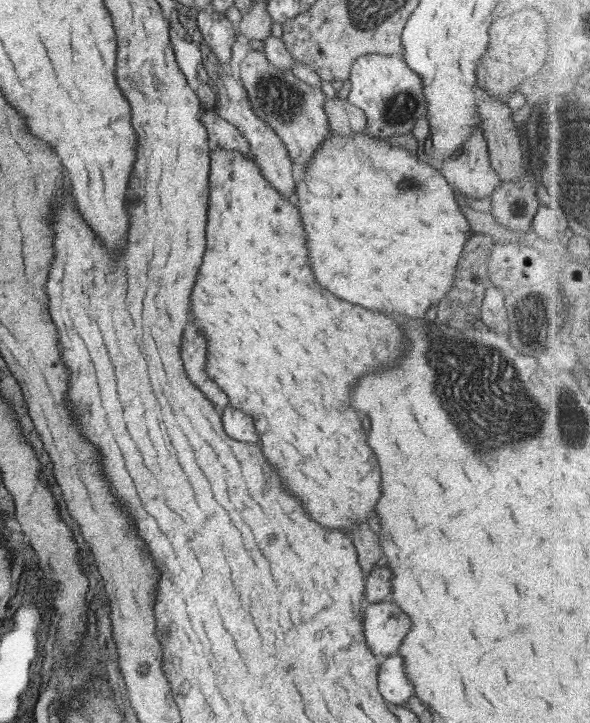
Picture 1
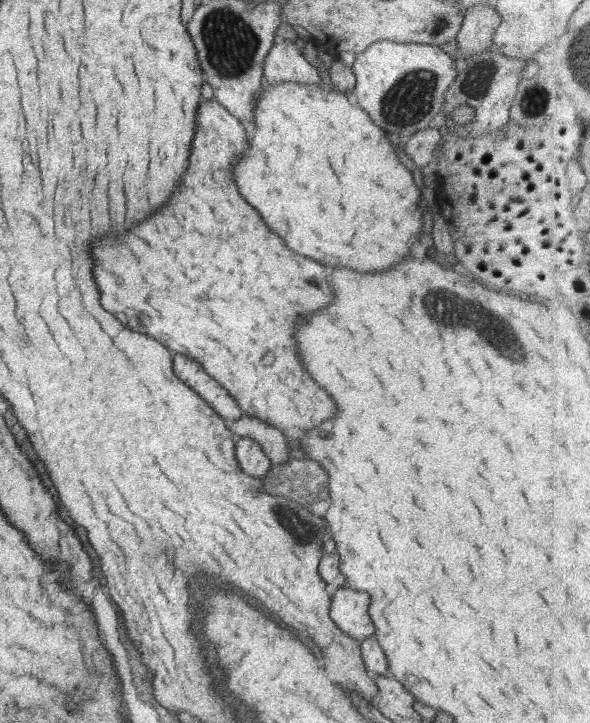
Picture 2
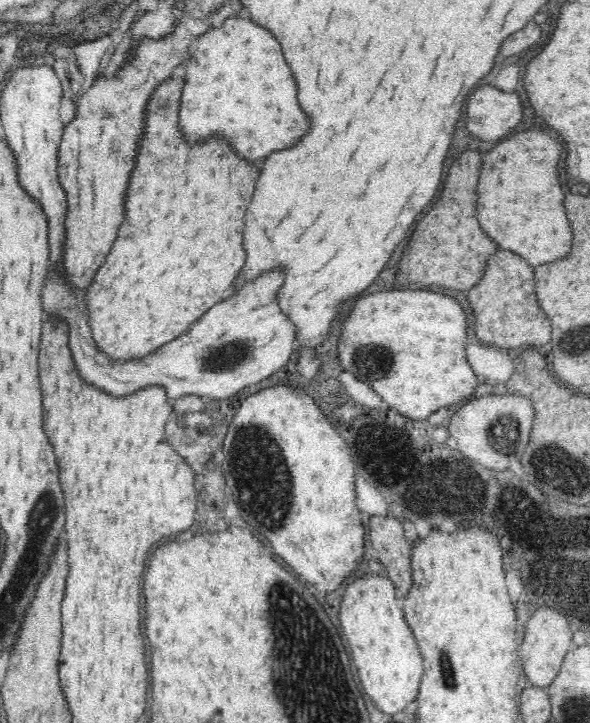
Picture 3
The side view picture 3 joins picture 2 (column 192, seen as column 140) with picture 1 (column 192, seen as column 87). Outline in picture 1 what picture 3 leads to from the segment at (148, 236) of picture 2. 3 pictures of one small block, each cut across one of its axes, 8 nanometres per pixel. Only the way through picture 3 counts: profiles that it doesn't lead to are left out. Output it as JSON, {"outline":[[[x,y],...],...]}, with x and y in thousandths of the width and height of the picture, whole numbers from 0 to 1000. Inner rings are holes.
{"outline":[[[368,202],[356,209],[356,228],[353,237],[353,284],[347,311],[347,351],[344,351],[344,362],[337,368],[337,379],[331,387],[331,396],[324,401],[324,432],[331,445],[344,454],[347,465],[351,465],[351,517],[361,520],[358,526],[375,537],[386,550],[386,559],[408,570],[415,570],[419,575],[425,575],[429,589],[439,600],[439,617],[442,617],[442,628],[449,631],[453,642],[473,656],[480,675],[490,678],[493,686],[507,689],[507,694],[514,697],[514,705],[520,708],[520,714],[537,722],[547,730],[564,730],[564,733],[592,733],[619,719],[632,719],[632,700],[646,686],[646,661],[642,661],[642,645],[636,639],[636,631],[629,625],[629,620],[622,617],[622,603],[619,595],[612,592],[612,581],[605,567],[592,559],[592,542],[598,537],[598,531],[605,531],[605,526],[615,517],[632,517],[639,512],[653,512],[663,509],[683,490],[686,490],[686,467],[680,454],[653,440],[649,434],[639,432],[625,432],[615,429],[608,423],[588,420],[575,412],[568,412],[561,404],[554,404],[551,398],[544,398],[531,379],[527,371],[520,365],[520,342],[517,342],[519,328],[507,303],[507,295],[502,284],[483,277],[480,271],[466,260],[459,260],[456,253],[442,243],[437,230],[425,221],[419,213],[408,213],[402,207],[390,207]]]}

